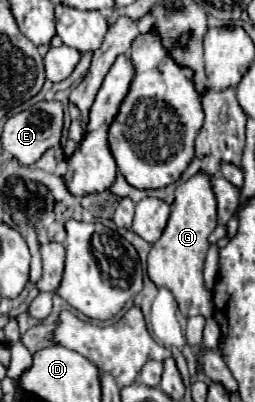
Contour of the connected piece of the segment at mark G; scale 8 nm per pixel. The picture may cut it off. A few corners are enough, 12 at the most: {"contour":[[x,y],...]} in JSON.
{"contour":[[210,177],[180,183],[148,277],[184,317],[214,311],[202,269],[216,227]]}

